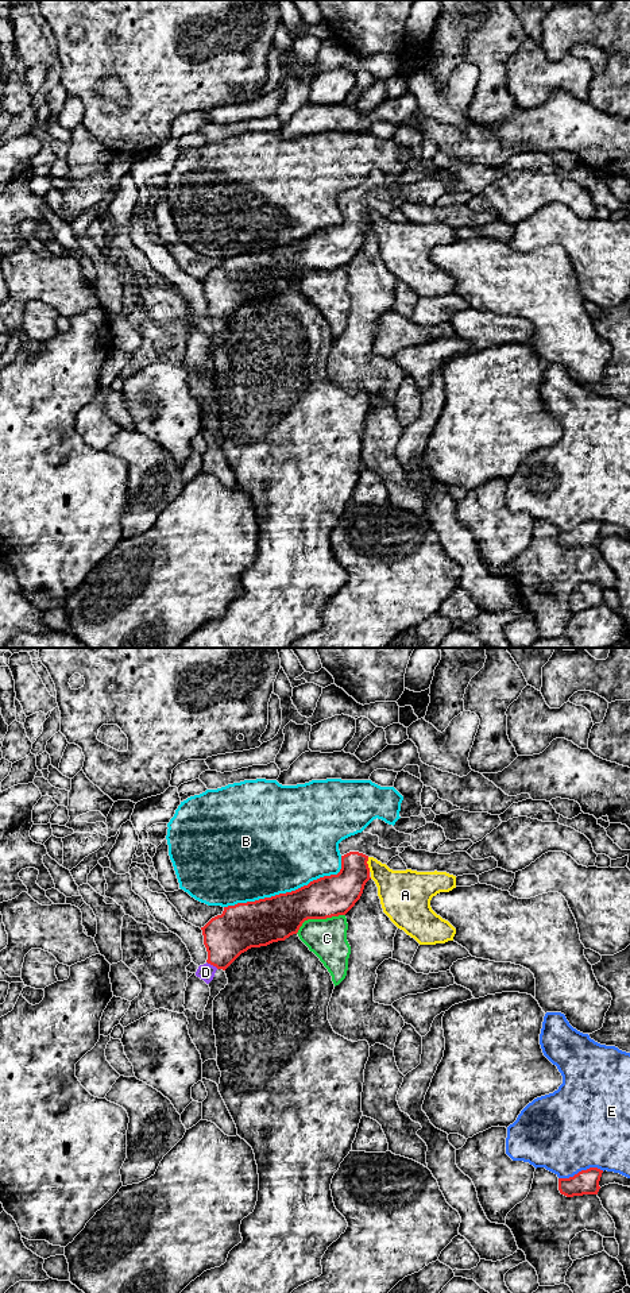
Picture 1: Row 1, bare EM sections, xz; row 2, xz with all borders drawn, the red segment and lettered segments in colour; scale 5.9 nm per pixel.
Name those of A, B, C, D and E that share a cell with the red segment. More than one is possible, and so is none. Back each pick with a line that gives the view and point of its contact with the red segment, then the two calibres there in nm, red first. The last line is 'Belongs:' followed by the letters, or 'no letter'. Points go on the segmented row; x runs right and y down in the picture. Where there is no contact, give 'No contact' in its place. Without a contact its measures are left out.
Belongs: no letter

